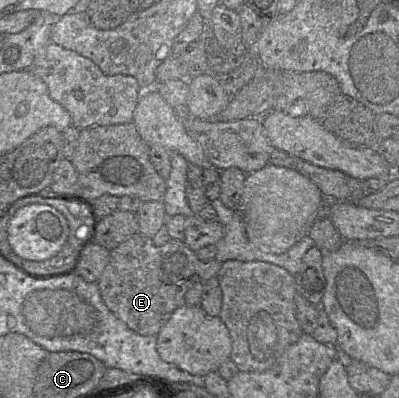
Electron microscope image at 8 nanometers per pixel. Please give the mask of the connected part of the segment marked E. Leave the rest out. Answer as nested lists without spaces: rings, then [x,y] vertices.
[[[136,233],[110,251],[109,262],[97,281],[97,285],[107,308],[131,330],[142,335],[157,335],[165,326],[172,313],[184,304],[187,290],[195,283],[205,283],[217,277],[222,263],[216,258],[202,262],[195,251],[183,241],[171,239],[162,246],[156,246],[143,234]]]

